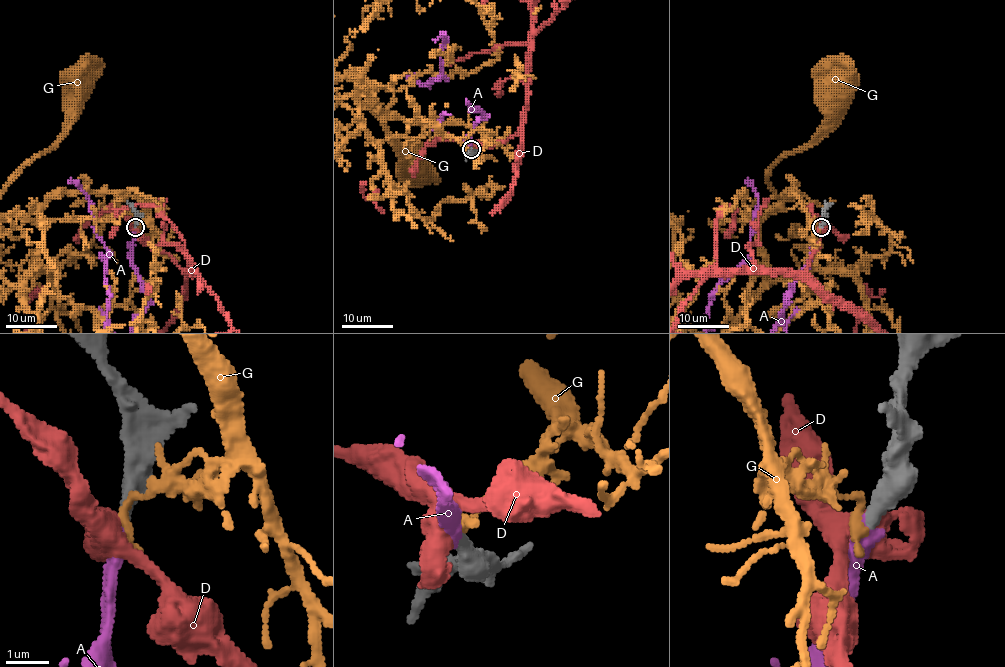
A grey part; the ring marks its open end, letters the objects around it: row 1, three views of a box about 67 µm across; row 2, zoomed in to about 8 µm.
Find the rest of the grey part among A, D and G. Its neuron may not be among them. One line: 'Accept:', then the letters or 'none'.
Accept: A

